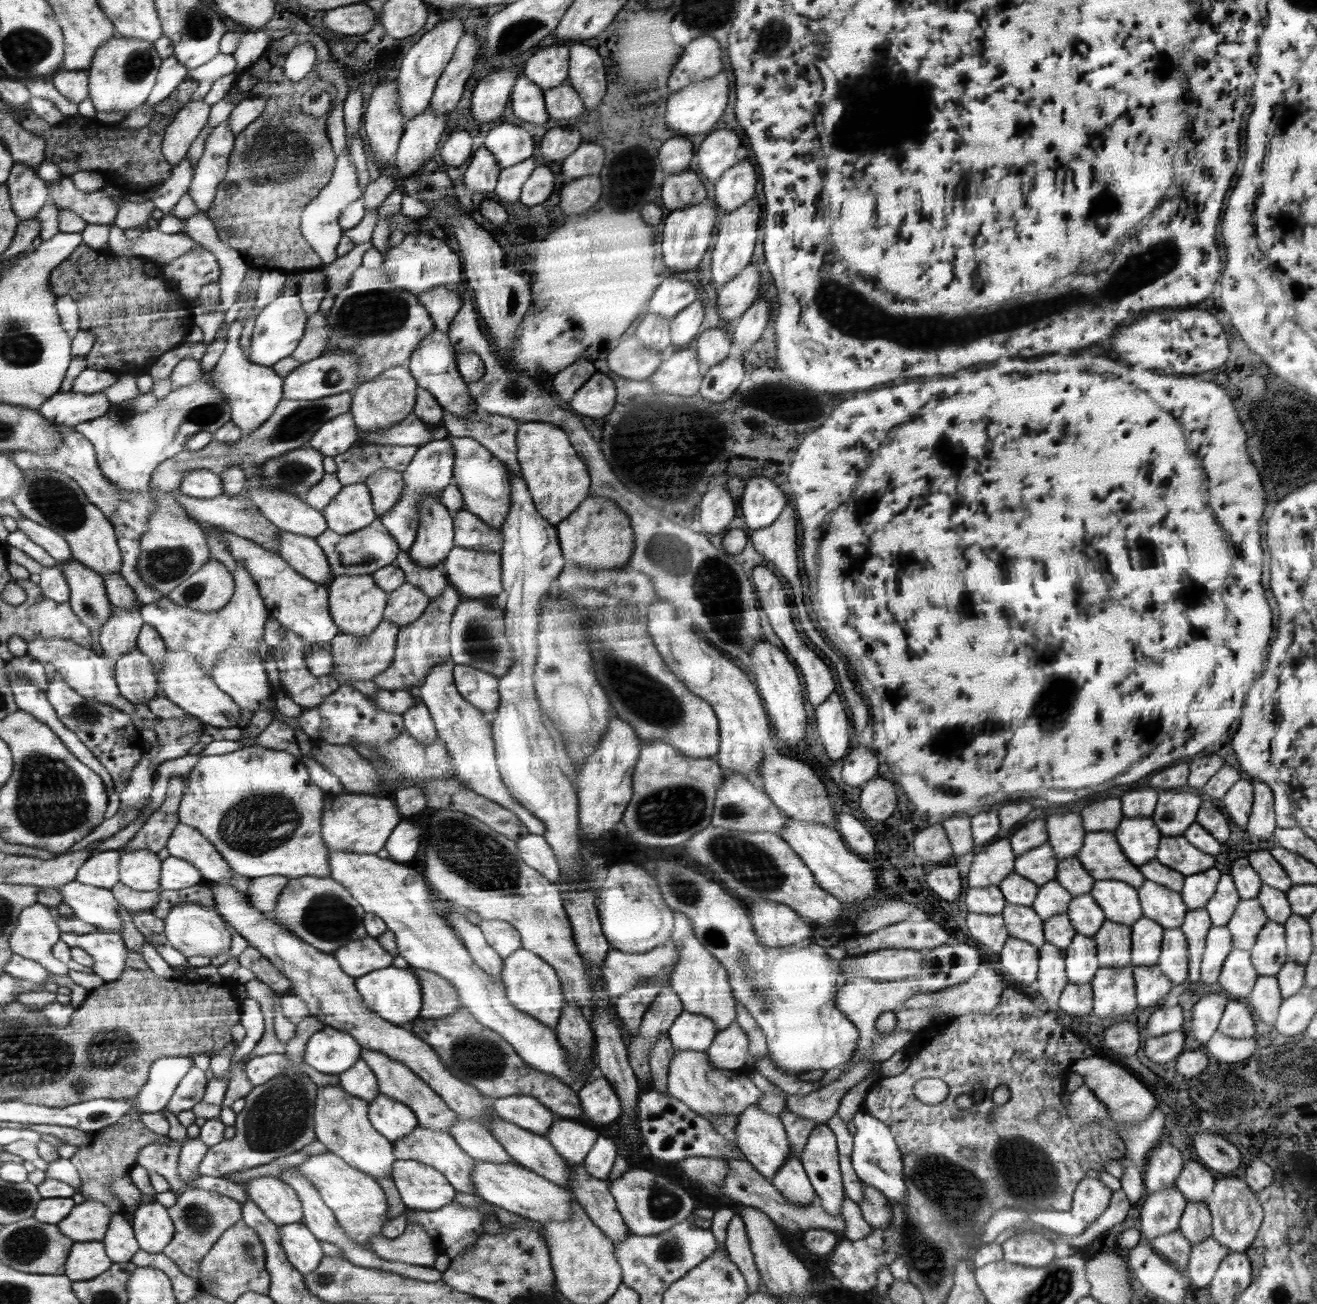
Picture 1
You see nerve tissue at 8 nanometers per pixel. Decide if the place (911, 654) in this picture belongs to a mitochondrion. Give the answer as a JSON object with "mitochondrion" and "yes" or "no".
{"mitochondrion":"no"}

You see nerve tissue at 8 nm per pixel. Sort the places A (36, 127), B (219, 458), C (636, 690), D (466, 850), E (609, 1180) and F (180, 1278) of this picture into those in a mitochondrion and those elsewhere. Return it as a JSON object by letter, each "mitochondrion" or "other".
{"A":"other","B":"other","C":"mitochondrion","D":"mitochondrion","E":"other","F":"other"}

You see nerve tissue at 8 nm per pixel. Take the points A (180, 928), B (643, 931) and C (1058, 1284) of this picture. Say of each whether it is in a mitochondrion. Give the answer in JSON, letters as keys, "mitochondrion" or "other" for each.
{"A":"mitochondrion","B":"other","C":"mitochondrion"}

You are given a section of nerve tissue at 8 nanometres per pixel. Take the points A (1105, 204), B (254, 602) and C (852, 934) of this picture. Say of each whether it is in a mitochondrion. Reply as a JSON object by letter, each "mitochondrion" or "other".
{"A":"other","B":"other","C":"other"}

